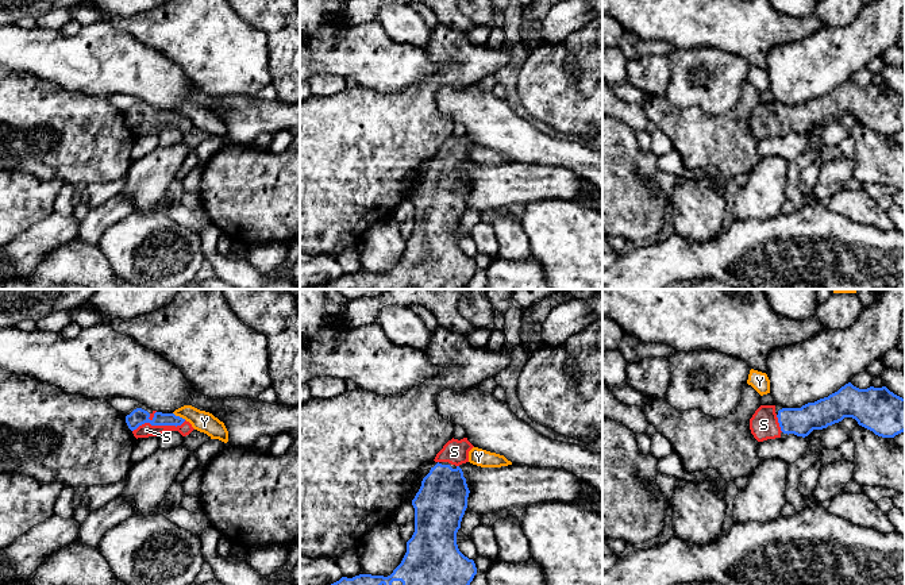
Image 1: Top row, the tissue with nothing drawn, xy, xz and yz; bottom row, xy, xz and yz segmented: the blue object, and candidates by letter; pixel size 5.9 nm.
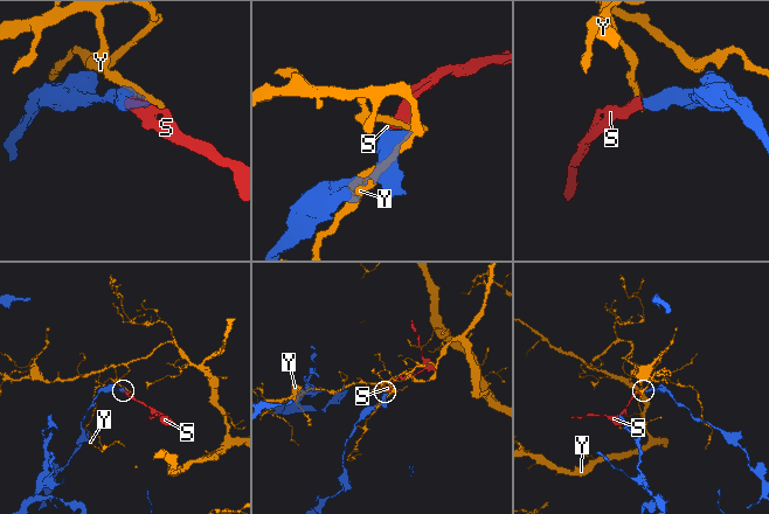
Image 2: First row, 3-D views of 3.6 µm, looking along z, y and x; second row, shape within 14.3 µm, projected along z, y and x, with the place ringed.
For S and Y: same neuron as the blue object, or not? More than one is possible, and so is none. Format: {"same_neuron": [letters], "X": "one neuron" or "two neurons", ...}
{"same_neuron": ["S"], "S": "one neuron", "Y": "two neurons"}

